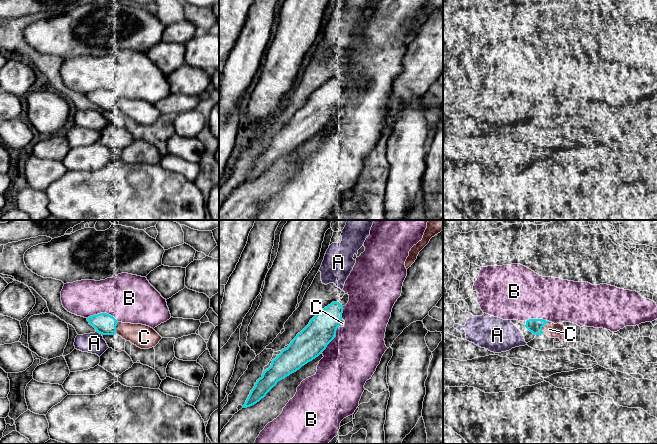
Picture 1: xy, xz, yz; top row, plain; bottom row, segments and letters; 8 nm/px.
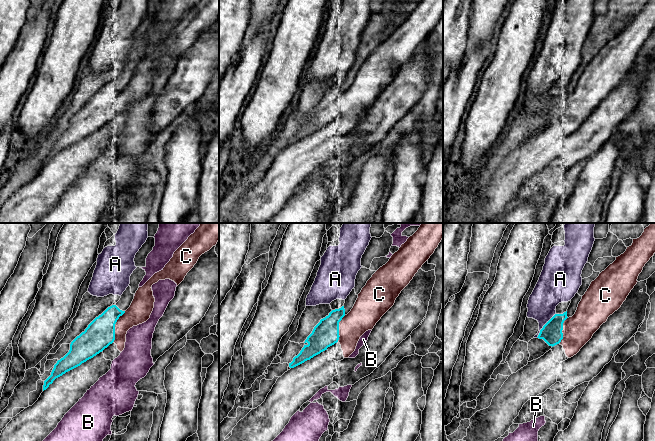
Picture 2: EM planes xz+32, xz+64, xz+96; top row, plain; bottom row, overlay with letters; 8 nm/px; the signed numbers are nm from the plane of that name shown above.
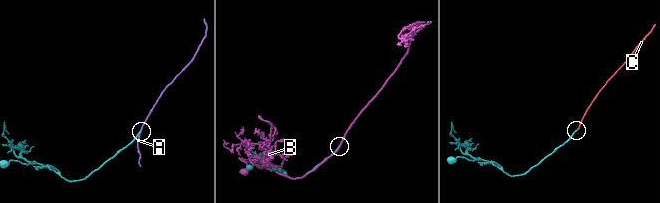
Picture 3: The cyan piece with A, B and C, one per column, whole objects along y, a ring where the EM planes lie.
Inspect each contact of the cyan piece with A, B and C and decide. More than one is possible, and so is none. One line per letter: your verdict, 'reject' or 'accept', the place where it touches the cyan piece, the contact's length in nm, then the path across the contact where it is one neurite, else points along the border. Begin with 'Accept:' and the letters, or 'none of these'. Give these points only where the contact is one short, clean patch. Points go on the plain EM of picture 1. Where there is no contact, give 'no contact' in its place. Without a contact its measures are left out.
Accept: C
A: reject | xy (99, 108) | 60 nm | along xy (96, 107), (102, 110)
B: reject | xy (103, 89) | 260 nm
C: accept | yz (542, 102) | 120 nm

